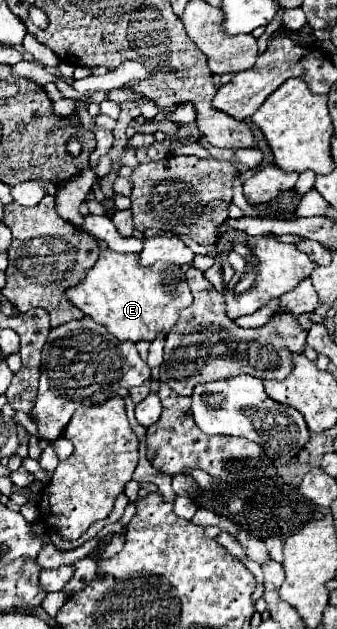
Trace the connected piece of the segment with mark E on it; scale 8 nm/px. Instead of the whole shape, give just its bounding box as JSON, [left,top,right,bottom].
[66,248,192,342]

